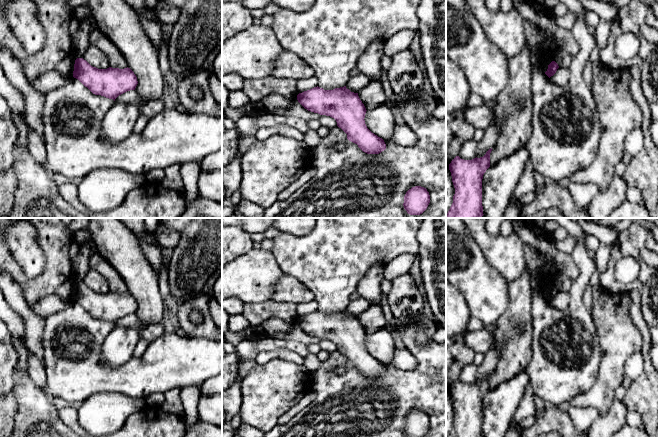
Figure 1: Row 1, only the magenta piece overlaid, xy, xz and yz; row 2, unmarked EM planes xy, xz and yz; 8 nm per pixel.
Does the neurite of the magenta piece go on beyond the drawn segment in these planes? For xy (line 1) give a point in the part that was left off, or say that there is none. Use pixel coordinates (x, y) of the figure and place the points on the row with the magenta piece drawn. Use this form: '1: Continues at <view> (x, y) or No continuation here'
1: No continuation here

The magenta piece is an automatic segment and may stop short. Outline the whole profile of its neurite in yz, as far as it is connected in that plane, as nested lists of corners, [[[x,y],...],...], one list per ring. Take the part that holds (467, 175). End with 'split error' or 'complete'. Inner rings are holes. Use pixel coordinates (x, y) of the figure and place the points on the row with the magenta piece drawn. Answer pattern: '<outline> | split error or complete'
[[[489,149],[483,157],[464,160],[456,156],[449,164],[455,188],[446,218],[482,218],[482,179],[490,167]]] | complete

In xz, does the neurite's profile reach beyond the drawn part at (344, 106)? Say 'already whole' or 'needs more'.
already whole

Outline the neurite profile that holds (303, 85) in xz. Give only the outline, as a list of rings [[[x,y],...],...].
[[[315,76],[308,79],[302,79],[297,81],[297,93],[302,93],[304,91],[310,90],[318,86],[318,80]]]

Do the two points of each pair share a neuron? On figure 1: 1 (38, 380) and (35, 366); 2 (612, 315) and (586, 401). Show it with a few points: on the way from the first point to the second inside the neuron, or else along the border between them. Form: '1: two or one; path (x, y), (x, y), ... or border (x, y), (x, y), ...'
1: one; path (38, 377), (36, 369)
2: one; path (612, 336), (612, 368), (610, 377), (607, 380)

